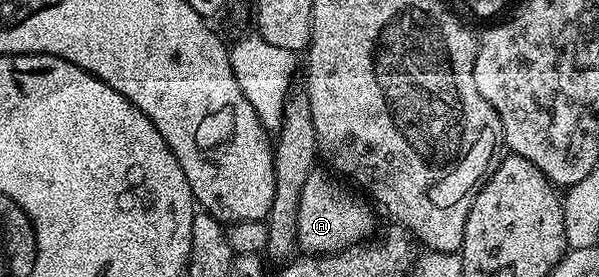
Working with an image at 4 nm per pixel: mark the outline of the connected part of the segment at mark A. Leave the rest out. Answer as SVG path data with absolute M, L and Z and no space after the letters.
M321 169L313 170L311 177L307 177L307 182L303 185L303 197L299 197L297 245L305 253L329 255L333 251L342 251L357 243L366 242L372 236L369 234L373 231L374 208L368 202L365 204L360 199L360 194L352 195L344 187L344 182L329 175L324 175Z

